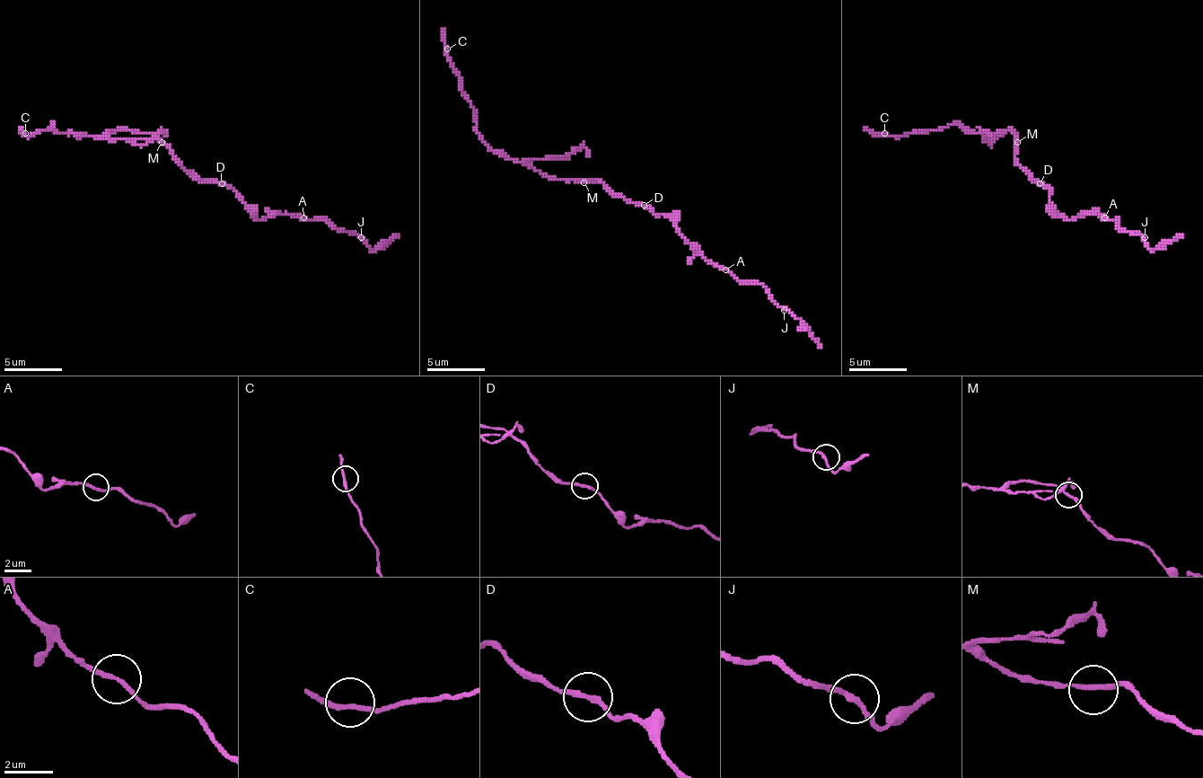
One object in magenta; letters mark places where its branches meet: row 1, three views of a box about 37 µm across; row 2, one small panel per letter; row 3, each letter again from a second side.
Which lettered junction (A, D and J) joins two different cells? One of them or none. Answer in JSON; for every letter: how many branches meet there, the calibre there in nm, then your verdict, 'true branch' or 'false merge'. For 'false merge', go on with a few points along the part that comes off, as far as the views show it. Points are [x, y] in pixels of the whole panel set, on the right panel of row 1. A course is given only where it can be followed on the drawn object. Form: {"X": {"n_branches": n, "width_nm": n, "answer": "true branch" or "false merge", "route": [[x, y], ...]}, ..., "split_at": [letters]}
{"A": {"n_branches": 2, "width_nm": 190, "answer": "true branch"}, "D": {"n_branches": 2, "width_nm": 200, "answer": "false merge", "route": [[1040, 182], [1017, 162], [1012, 130], [991, 136], [948, 124], [925, 133], [890, 136], [864, 128]]}, "J": {"n_branches": 2, "width_nm": 200, "answer": "true branch"}, "split_at": ["D"]}

